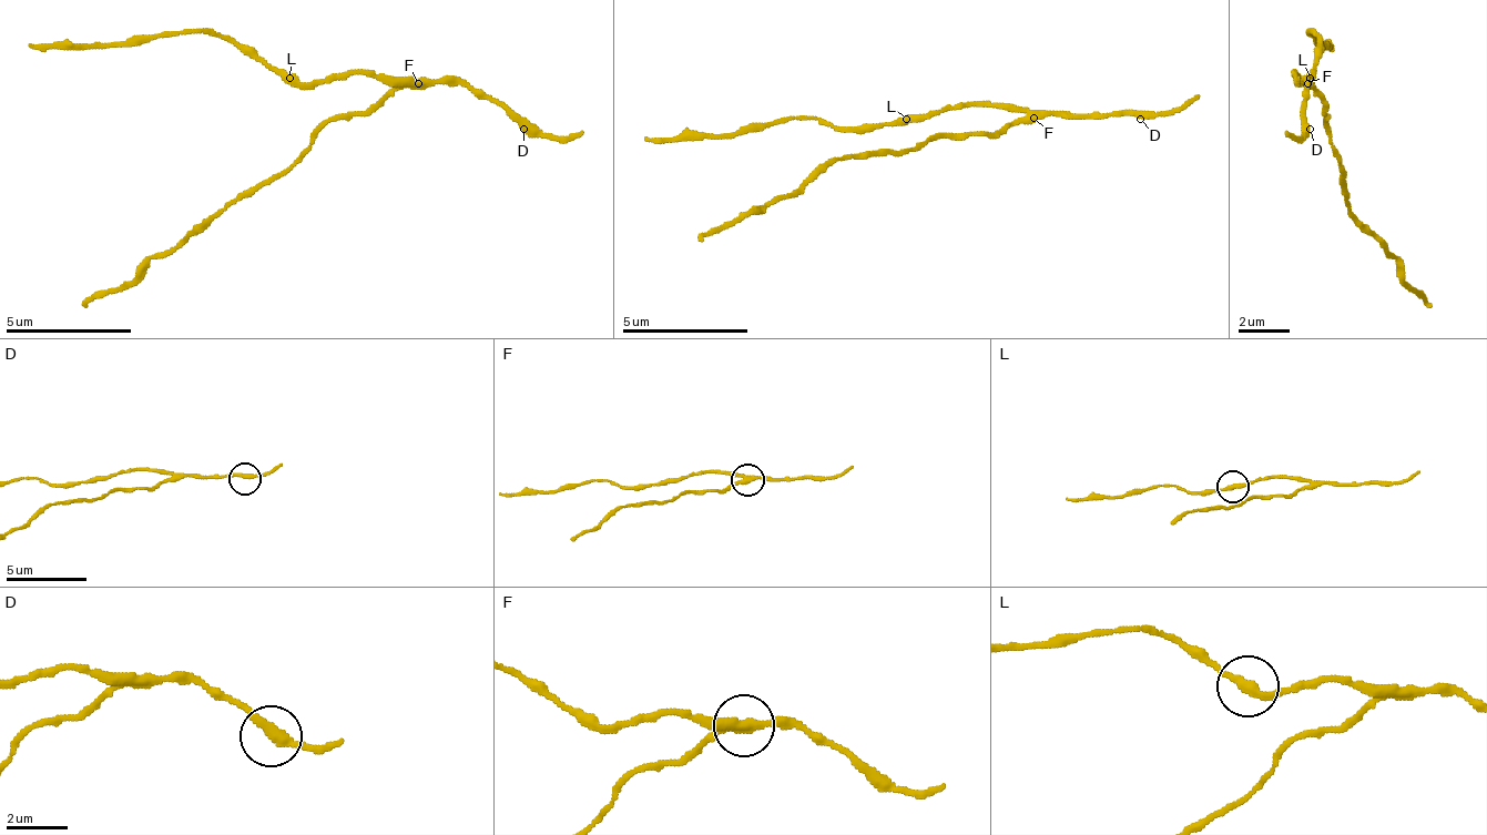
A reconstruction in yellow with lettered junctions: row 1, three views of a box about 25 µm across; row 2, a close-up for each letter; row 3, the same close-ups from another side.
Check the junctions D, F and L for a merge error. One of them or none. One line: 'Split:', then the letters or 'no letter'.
Split: F

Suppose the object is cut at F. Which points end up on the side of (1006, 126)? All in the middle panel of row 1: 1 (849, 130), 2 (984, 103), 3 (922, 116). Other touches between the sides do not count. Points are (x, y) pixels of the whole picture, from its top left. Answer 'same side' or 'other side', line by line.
1: other side
2: other side
3: other side

